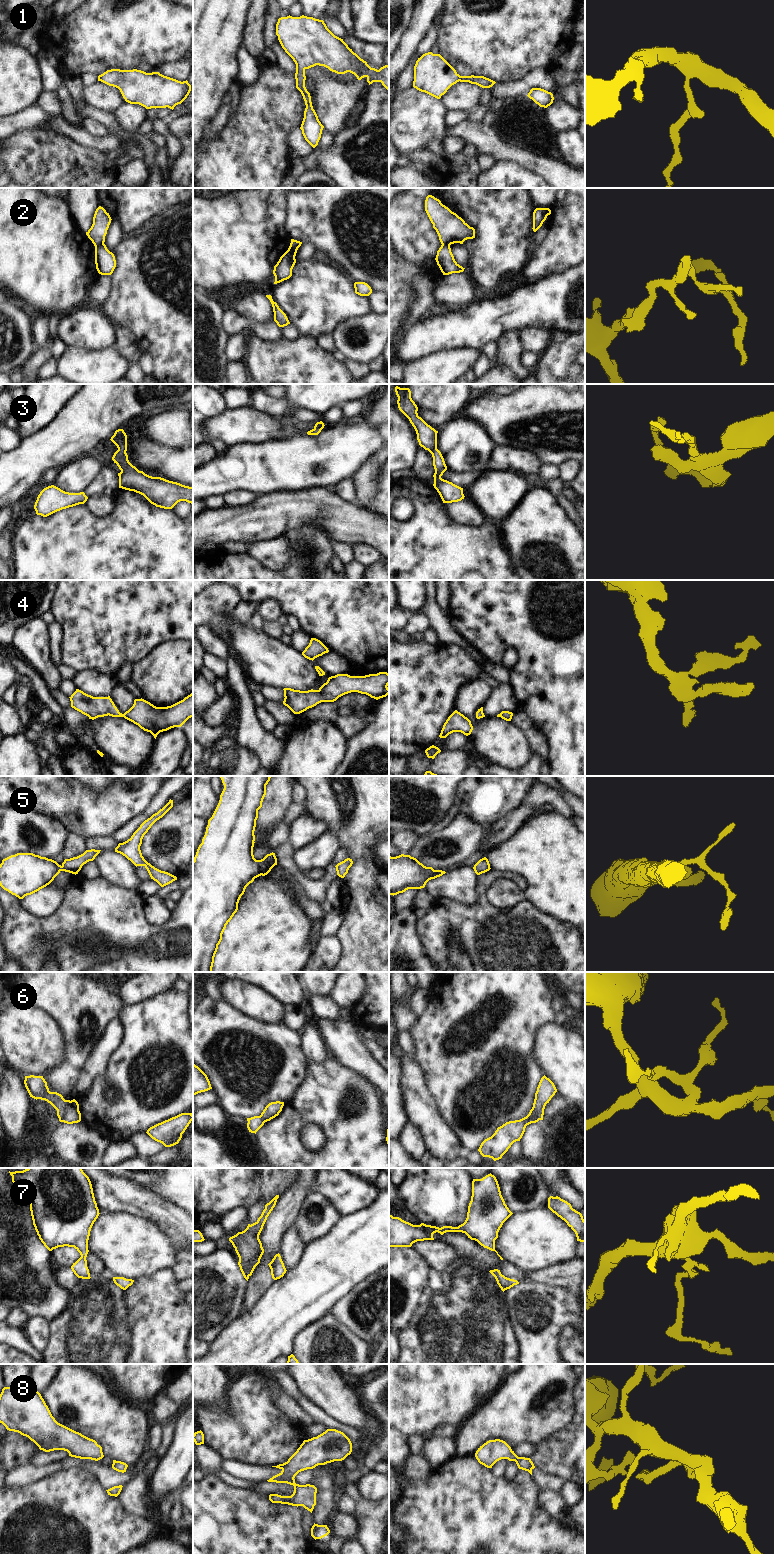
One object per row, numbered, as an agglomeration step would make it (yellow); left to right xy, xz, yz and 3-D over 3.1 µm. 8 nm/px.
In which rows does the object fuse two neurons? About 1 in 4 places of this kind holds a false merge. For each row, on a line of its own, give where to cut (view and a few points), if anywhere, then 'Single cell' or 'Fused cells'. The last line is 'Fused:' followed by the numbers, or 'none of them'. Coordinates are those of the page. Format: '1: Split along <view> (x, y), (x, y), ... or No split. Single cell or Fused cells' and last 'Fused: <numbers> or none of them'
1: No split. Single cell
2: Split along xy (103, 243), (95, 247). Fused cells
3: No split. Single cell
4: No split. Single cell
5: No split. Single cell
6: Split along xy (71, 1101), (65, 1107), (64, 1116), (61, 1121). Fused cells
7: No split. Single cell
8: No split. Single cell
Fused: 2, 6.

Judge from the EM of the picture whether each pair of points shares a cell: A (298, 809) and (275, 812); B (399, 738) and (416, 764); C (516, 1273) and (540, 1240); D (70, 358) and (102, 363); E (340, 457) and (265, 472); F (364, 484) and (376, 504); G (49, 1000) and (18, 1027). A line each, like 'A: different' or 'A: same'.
A: different
B: different
C: different
D: same
E: same
F: different
G: different

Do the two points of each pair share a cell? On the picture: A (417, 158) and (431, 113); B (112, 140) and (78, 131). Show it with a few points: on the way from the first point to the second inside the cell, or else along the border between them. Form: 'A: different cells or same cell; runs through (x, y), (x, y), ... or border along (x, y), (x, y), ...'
A: different cells; border along (426, 144), (409, 149), (404, 154)
B: same cell; runs through (104, 142), (93, 142), (86, 139)

